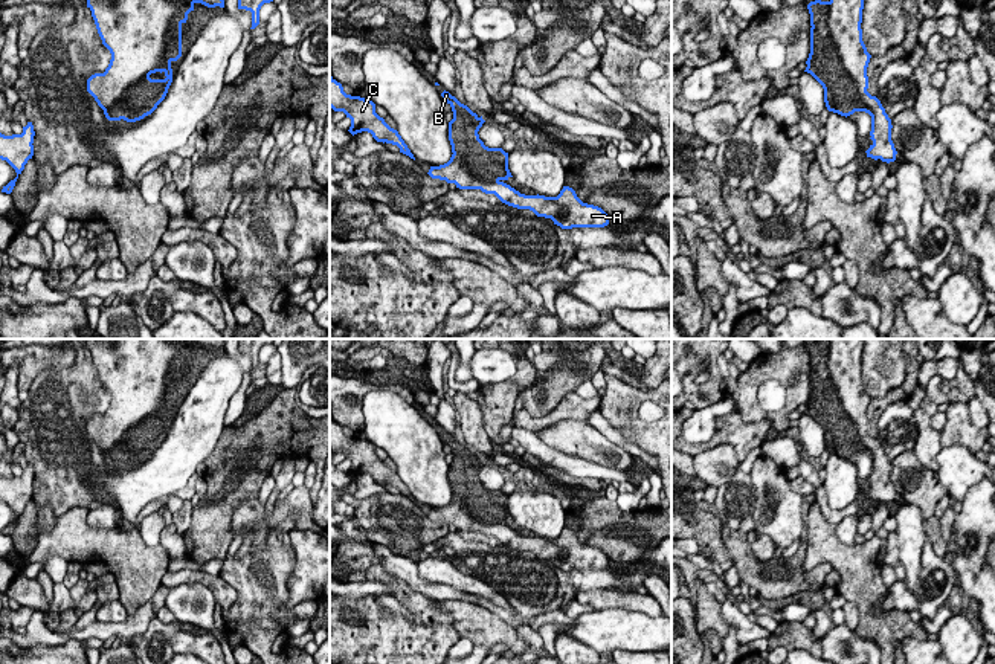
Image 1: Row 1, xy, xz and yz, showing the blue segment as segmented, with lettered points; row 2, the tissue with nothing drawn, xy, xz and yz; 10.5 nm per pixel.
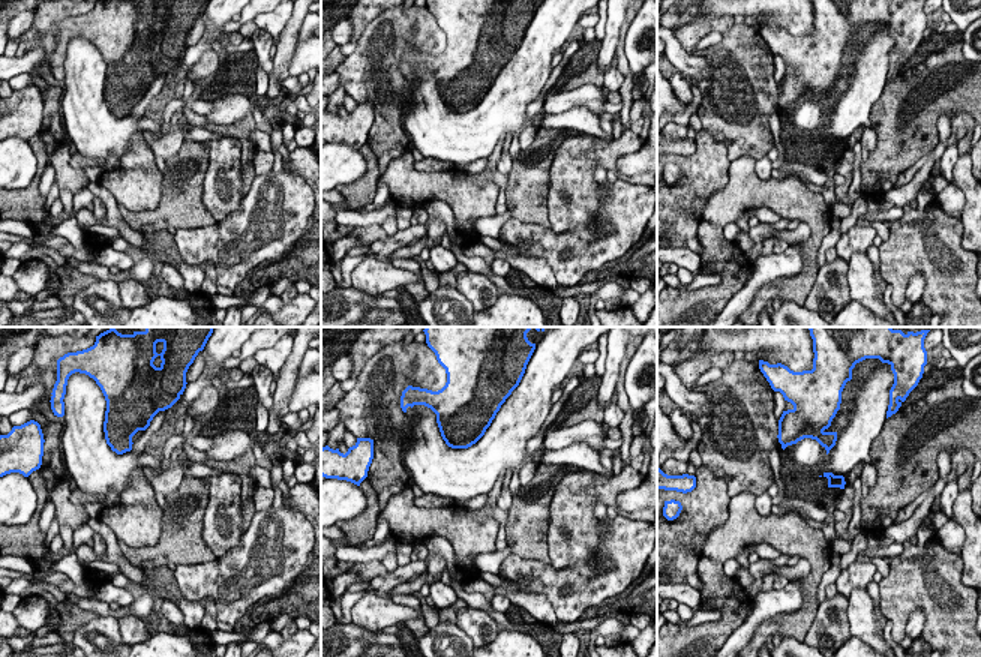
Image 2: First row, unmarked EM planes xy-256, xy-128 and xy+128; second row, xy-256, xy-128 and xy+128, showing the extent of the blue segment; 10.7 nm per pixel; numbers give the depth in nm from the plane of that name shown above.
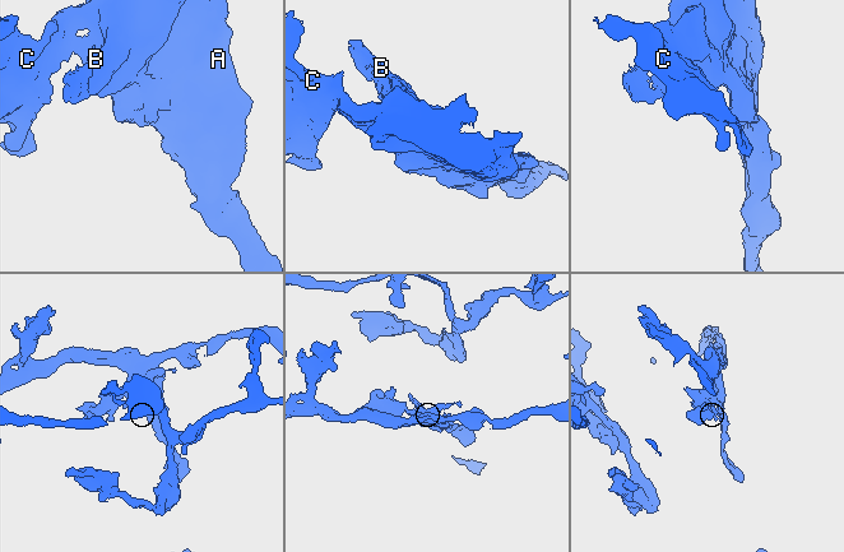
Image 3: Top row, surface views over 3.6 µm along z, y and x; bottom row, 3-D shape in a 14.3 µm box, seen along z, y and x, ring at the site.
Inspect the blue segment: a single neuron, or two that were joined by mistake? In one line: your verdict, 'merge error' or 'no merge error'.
merge error

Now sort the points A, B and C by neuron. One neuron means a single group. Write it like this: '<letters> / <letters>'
A C / B

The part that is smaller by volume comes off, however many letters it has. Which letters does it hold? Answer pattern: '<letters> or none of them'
B

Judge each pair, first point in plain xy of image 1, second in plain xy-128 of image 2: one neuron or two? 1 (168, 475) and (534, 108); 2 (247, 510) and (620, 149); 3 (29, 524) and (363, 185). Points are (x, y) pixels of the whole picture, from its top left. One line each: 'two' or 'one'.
1: two
2: one
3: one

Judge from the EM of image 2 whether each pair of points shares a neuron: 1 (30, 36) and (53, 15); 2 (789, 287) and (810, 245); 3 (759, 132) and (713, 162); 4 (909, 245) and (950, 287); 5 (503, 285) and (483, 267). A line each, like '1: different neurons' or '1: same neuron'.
1: same neuron
2: same neuron
3: different neurons
4: same neuron
5: same neuron

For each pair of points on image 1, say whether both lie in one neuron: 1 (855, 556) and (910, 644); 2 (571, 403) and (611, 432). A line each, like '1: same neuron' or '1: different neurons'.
1: different neurons
2: different neurons

